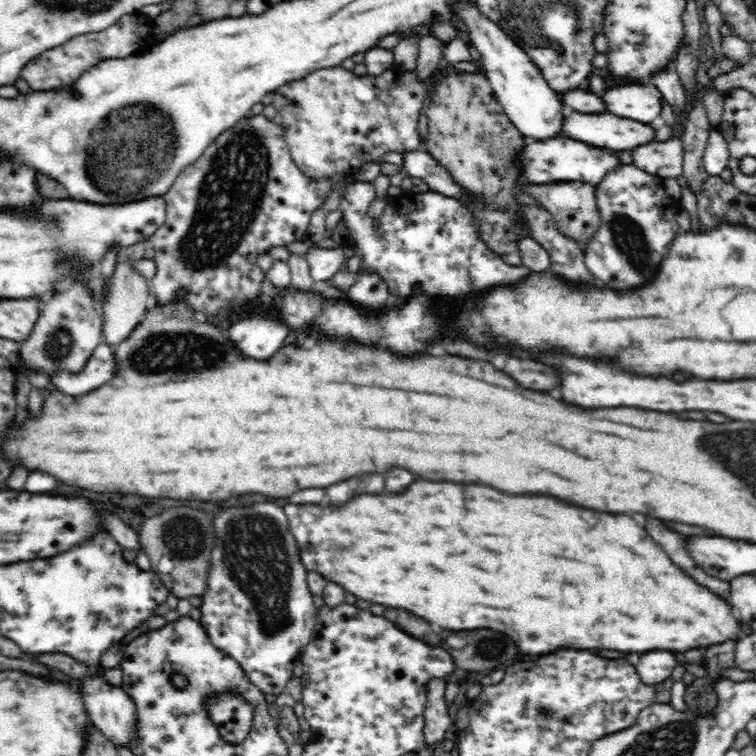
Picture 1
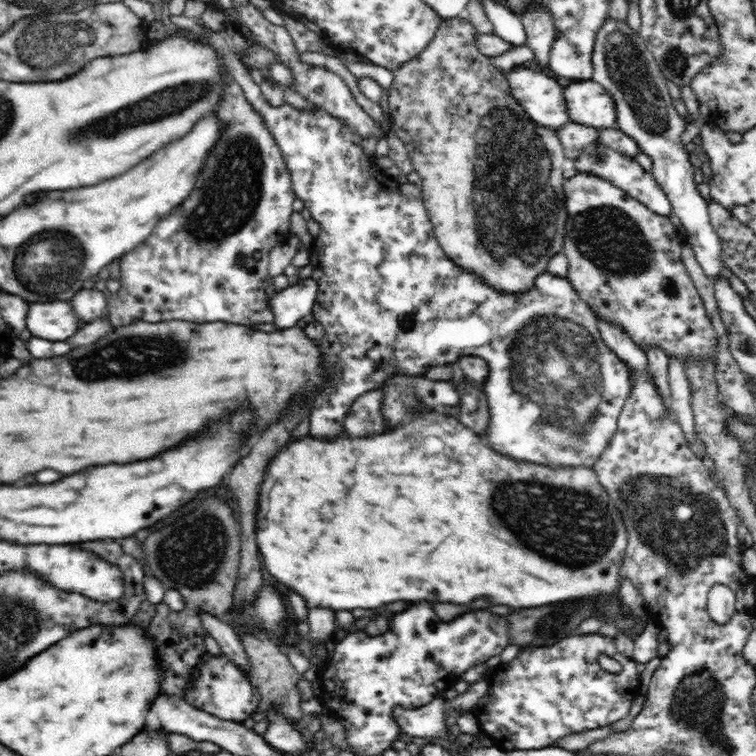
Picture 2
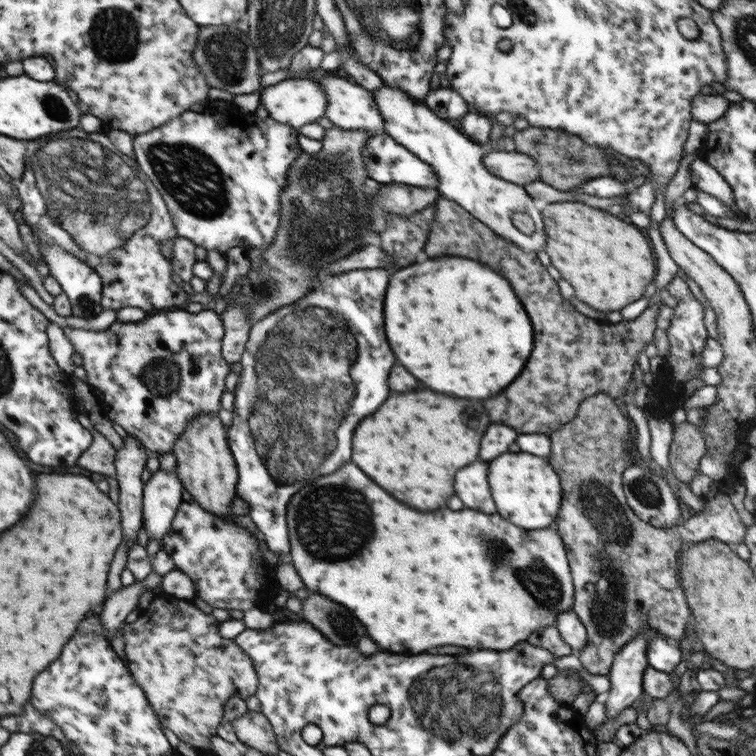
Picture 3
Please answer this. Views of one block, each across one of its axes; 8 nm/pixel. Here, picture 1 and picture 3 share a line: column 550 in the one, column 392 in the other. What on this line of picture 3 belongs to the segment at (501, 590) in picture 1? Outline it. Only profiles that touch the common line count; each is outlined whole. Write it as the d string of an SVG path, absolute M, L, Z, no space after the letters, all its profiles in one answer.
M344 464L340 470L336 470L336 474L318 478L314 482L310 482L308 486L304 486L300 492L296 492L288 503L286 518L291 557L293 558L290 564L295 566L305 588L350 608L358 616L358 620L368 628L368 634L372 636L372 640L390 652L418 654L418 652L424 652L424 650L430 650L436 646L448 646L448 644L464 646L464 648L508 650L508 648L516 646L516 642L526 640L534 630L556 626L558 615L566 610L572 610L575 590L570 568L568 568L568 552L564 550L564 543L556 528L554 530L548 530L548 528L546 530L522 530L498 514L480 514L476 510L454 512L454 510L440 508L436 512L416 512L416 510L400 504L396 498L392 498L380 486L376 486L354 464Z

